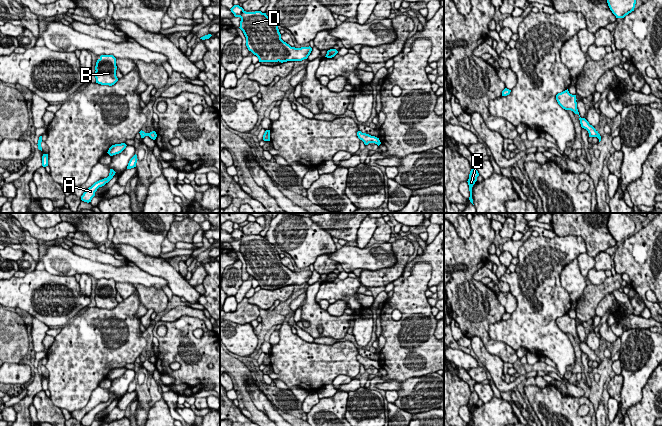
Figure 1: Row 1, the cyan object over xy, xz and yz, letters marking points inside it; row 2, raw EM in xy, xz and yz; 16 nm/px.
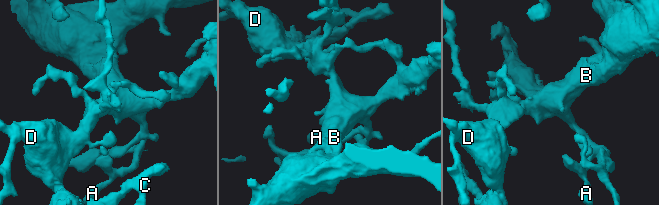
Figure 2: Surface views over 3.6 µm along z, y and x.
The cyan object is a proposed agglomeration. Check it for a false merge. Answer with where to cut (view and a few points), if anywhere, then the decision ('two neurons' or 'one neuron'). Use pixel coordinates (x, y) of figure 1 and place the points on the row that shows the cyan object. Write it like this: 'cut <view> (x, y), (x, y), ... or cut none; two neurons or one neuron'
cut none; one neuron

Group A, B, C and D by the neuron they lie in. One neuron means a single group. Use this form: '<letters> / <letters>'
A B C D

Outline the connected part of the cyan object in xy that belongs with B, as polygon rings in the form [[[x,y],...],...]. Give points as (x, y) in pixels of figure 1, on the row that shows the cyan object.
[[[101,55],[96,62],[95,70],[98,84],[112,86],[118,81],[116,58],[113,55]]]

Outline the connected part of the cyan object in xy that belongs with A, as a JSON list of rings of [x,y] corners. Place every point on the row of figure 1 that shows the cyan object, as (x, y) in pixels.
[[[110,169],[109,176],[95,182],[91,187],[89,187],[81,196],[81,200],[87,203],[91,202],[92,198],[95,196],[95,192],[97,191],[97,189],[108,183],[113,178],[115,173],[116,172],[113,169]]]

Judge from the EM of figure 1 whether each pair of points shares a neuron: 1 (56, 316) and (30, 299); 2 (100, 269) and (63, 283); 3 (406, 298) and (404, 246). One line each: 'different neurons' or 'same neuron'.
1: same neuron
2: different neurons
3: different neurons

